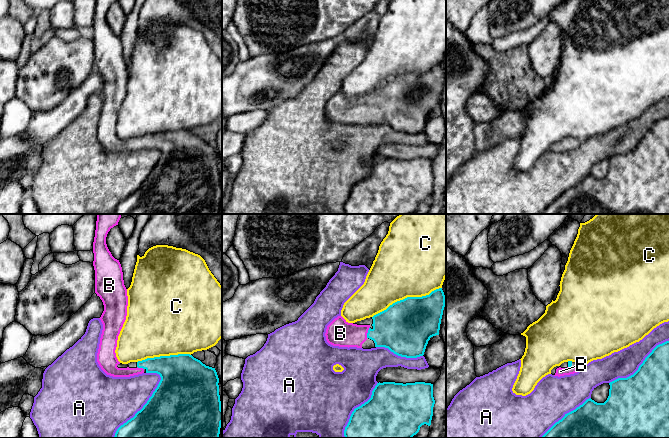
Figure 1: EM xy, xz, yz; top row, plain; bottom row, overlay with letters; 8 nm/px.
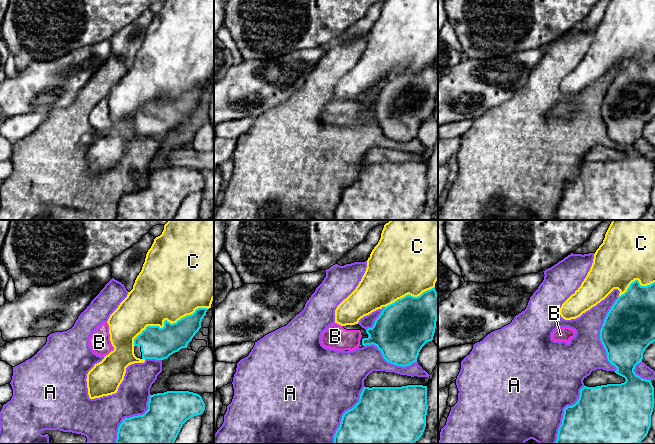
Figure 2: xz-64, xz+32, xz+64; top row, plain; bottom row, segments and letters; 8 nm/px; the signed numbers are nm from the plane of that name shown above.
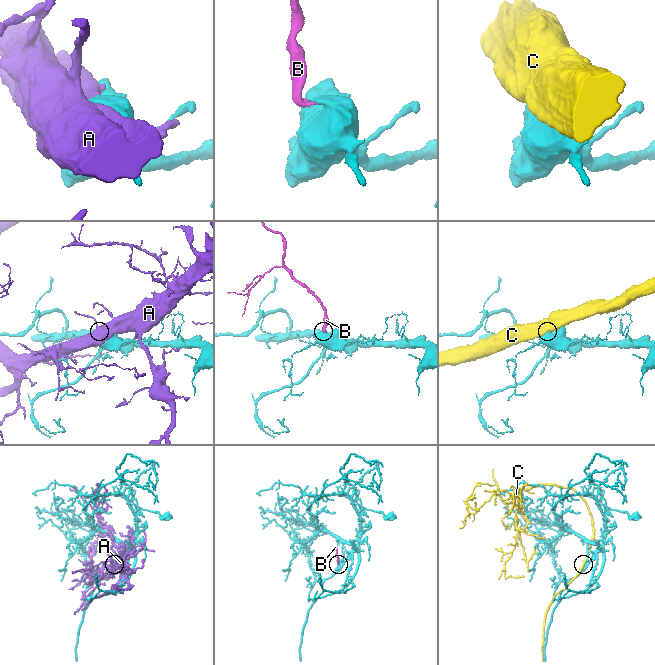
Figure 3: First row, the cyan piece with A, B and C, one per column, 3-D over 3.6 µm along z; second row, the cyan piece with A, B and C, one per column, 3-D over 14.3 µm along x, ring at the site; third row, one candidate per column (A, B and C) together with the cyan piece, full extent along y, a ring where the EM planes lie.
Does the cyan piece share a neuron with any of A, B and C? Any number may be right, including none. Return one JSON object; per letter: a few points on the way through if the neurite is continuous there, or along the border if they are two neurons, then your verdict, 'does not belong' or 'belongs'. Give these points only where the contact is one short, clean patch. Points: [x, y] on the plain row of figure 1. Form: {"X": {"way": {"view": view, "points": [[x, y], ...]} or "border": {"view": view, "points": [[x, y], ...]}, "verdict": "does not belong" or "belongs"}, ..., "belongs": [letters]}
{"A": {"verdict": "does not belong"}, "B": {"verdict": "belongs"}, "C": {"verdict": "does not belong"}, "belongs": ["B"]}

